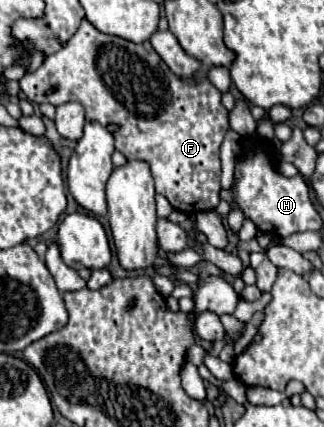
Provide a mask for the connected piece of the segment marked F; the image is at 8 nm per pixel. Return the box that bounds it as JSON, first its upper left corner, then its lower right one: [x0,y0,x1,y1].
[19,19,229,215]

